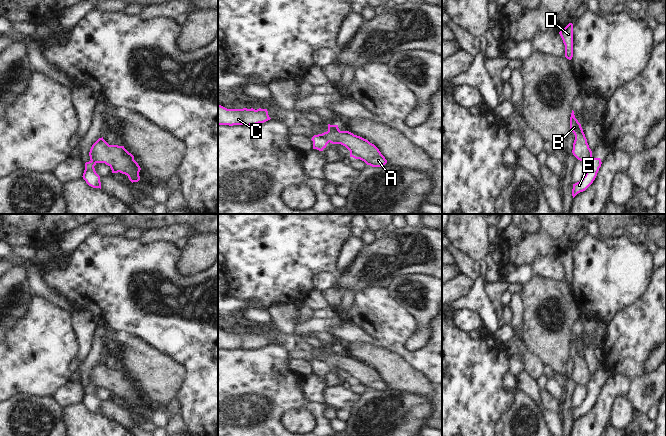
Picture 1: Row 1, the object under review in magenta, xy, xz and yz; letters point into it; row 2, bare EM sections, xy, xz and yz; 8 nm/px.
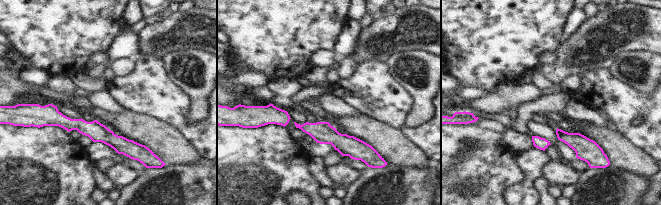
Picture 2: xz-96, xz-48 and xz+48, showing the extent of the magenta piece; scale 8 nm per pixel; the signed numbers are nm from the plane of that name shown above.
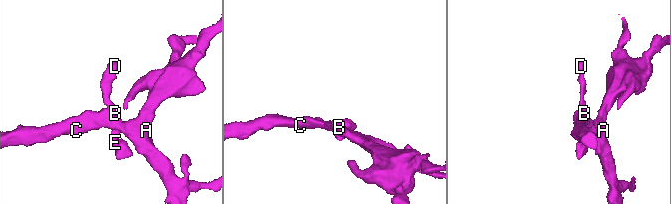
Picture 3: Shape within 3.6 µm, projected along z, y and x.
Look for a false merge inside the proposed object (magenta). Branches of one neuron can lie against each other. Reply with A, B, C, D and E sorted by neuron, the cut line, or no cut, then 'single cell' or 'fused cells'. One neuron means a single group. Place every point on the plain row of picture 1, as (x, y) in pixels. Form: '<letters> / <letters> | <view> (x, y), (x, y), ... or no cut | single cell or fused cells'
A B C D / E | xz (316, 359), (329, 365) | fused cells

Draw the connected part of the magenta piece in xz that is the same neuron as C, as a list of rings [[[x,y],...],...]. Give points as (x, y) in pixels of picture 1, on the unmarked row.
[[[218,329],[218,349],[256,349],[264,347],[271,342],[267,333],[227,333]]]

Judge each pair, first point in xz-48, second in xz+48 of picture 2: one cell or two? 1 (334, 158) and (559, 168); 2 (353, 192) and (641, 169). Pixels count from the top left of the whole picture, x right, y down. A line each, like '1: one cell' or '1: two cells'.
1: two cells
2: two cells

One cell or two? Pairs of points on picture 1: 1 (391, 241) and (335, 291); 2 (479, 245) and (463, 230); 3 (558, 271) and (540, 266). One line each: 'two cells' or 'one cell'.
1: one cell
2: one cell
3: one cell

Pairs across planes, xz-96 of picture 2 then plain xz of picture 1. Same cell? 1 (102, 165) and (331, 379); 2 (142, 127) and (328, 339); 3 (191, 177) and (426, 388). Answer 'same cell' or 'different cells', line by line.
1: same cell
2: different cells
3: different cells

